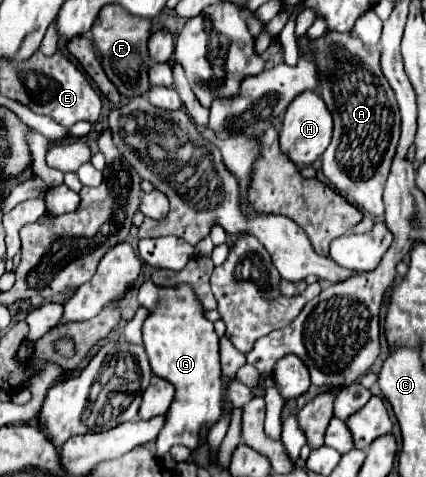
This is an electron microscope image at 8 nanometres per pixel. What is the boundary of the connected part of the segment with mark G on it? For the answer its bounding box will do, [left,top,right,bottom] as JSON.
[138,280,222,458]

